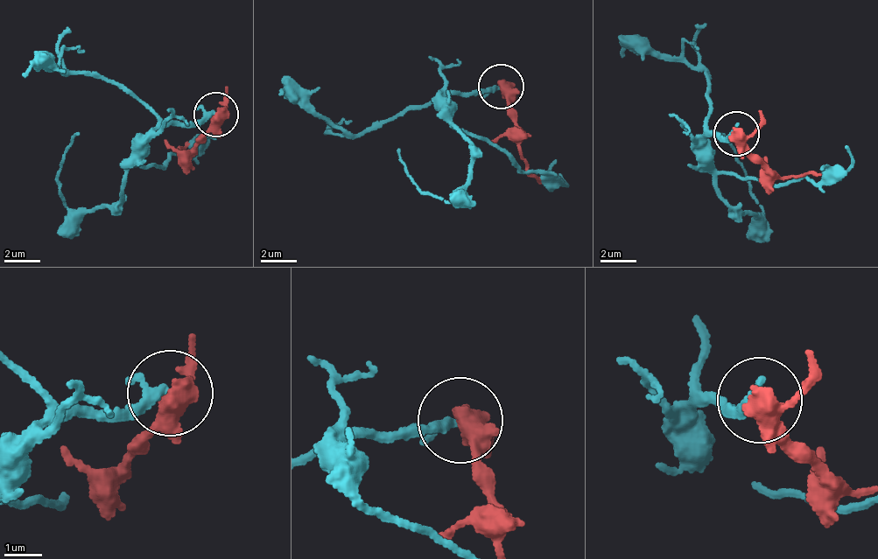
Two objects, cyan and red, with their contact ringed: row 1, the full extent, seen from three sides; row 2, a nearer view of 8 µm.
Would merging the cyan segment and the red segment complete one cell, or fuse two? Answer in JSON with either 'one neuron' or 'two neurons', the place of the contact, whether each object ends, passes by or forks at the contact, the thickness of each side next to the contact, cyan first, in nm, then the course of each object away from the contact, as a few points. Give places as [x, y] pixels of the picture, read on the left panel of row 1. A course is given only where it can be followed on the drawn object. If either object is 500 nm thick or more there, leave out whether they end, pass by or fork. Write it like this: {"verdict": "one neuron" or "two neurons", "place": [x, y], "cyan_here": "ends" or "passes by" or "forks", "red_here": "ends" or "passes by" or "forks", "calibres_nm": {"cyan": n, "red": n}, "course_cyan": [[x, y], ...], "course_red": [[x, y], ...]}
{"verdict": "two neurons", "place": [216, 114], "cyan_here": "ends", "red_here": "passes by", "calibres_nm": {"cyan": 320, "red": 480}, "course_cyan": [[215, 115], [163, 123], [155, 133], [149, 155], [130, 167], [119, 200], [74, 210], [57, 171], [75, 131]], "course_red": [[215, 115], [185, 154], [179, 150], [187, 143]]}

